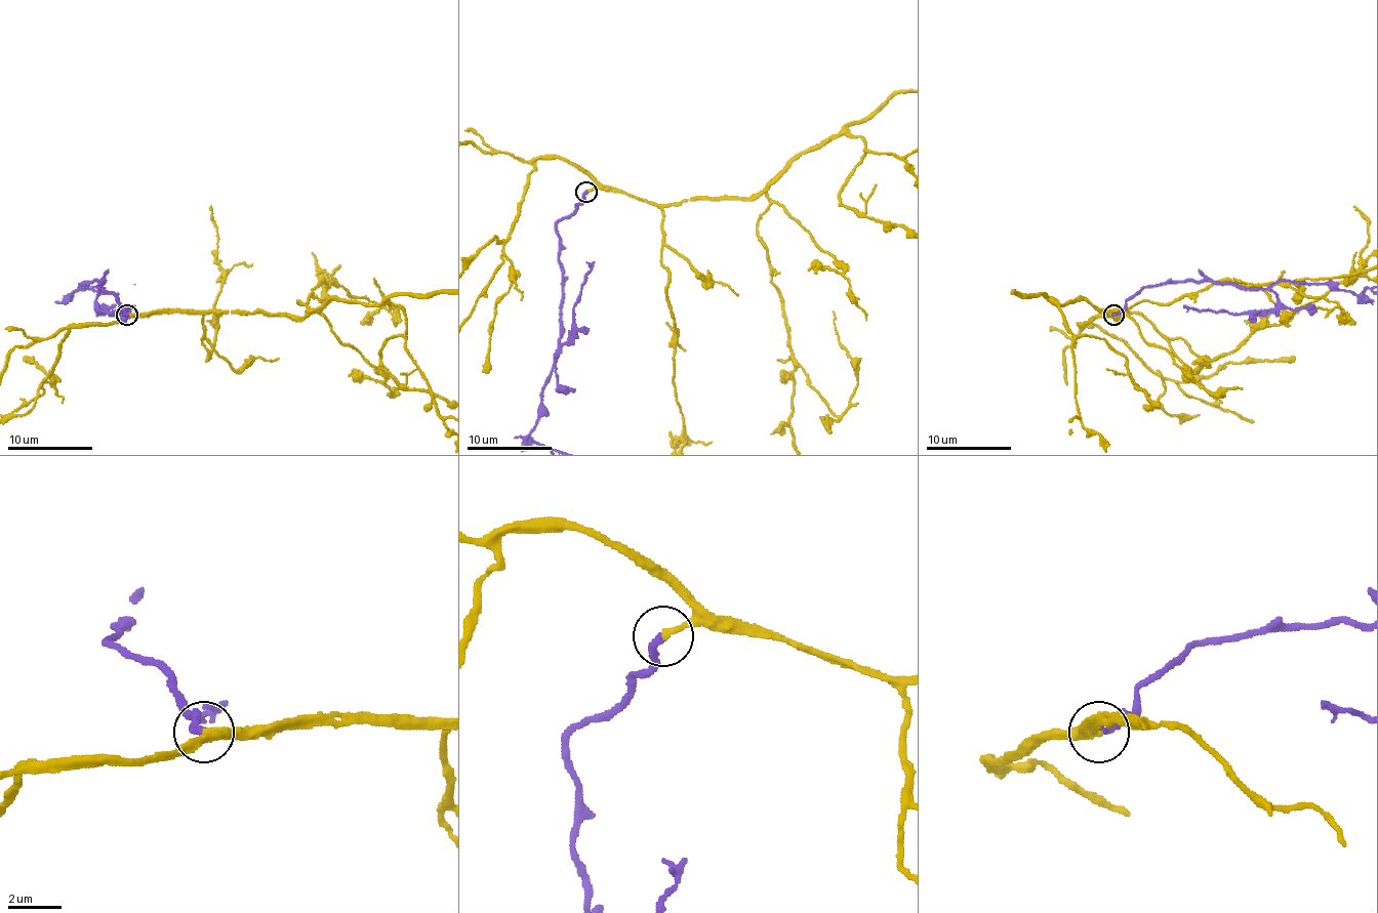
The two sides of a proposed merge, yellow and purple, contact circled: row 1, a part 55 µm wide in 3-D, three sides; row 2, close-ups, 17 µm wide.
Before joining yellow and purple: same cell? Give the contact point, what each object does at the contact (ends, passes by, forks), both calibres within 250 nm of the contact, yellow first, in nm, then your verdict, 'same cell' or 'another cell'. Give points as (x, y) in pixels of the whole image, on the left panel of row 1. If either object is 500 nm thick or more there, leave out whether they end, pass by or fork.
place (127, 315); yellow ends; purple ends; calibres 220 and 280 nm; same cell

